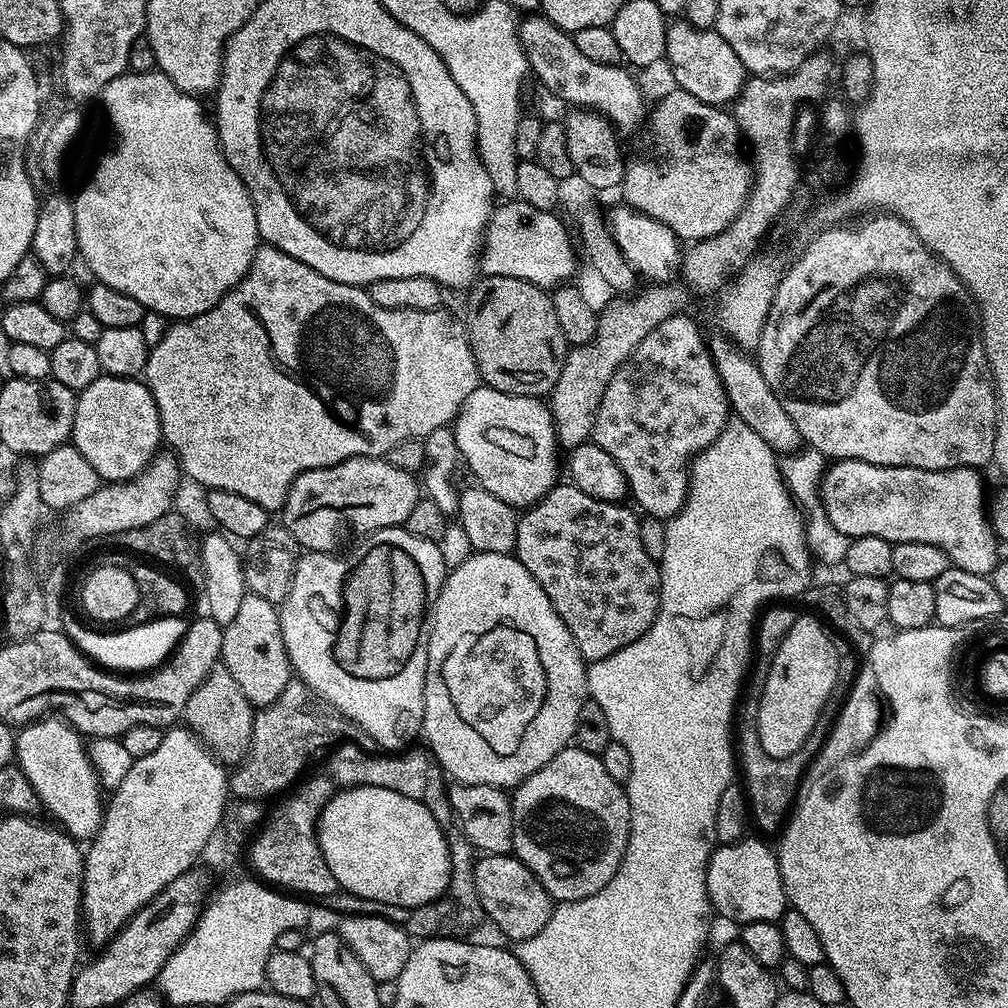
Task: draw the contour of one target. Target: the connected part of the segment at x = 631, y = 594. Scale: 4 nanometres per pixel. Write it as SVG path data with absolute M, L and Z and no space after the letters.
M560 482L518 519L518 534L516 535L514 555L516 559L522 562L522 566L526 566L526 570L530 570L534 582L538 582L538 586L542 586L542 590L546 590L546 598L550 598L554 610L558 610L562 622L566 622L578 650L584 656L585 661L588 662L605 660L610 654L622 650L622 646L630 646L630 642L642 638L642 634L646 634L646 630L650 630L650 626L660 609L660 565L650 558L650 554L646 554L646 550L642 550L641 517L631 507L628 509L626 505L627 503L624 502L606 502L598 498L590 498L590 494L582 494L582 490L578 490L576 484Z

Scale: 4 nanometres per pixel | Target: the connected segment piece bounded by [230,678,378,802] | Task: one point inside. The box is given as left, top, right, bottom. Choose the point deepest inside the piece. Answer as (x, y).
(287, 734)

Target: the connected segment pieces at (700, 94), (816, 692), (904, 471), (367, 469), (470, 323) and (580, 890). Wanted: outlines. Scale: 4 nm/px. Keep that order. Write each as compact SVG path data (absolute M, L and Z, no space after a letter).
M683 18L669 23L664 55L666 64L672 67L672 76L676 79L675 87L694 94L694 98L702 102L728 106L744 89L746 69L738 54L734 54L730 42L726 42L726 38L722 38L713 29L695 28Z
M797 615L793 619L790 630L786 630L786 634L774 654L772 665L768 668L768 677L758 702L754 721L756 733L760 739L762 750L766 750L766 754L770 754L770 758L775 760L785 760L803 749L806 738L810 738L810 734L840 678L837 641L832 641L828 637L829 629L815 615L812 616Z
M837 460L825 467L824 475L818 481L818 491L820 505L826 510L828 520L834 522L834 530L849 538L873 536L888 540L893 545L902 542L930 542L941 548L955 567L970 570L970 574L991 577L1002 553L989 519L986 496L984 500L984 480L980 476L983 475L975 468L931 472L917 468L878 466L861 460Z
M355 456L353 460L343 460L333 468L315 468L304 472L292 484L282 509L282 524L288 528L300 544L301 549L310 552L335 553L339 544L347 542L351 536L363 537L382 530L403 525L404 519L414 510L414 506L422 499L422 488L417 477L406 470L398 470L398 466L390 466L386 458L375 456Z
M484 276L473 283L467 296L468 313L462 316L462 323L468 333L481 381L487 387L502 390L506 394L547 397L558 382L558 374L562 374L562 366L570 351L566 334L562 334L562 325L558 322L551 295L530 282L522 282L522 278Z
M575 746L563 748L561 752L554 754L554 758L550 758L550 762L546 762L546 766L534 770L534 774L530 774L530 778L526 778L523 782L517 784L511 793L510 799L512 802L512 817L514 818L512 852L536 875L538 882L542 882L542 886L547 890L553 901L563 902L590 898L594 894L598 894L598 890L602 890L602 886L606 886L606 882L610 882L610 878L614 878L614 874L626 854L626 846L628 845L630 802L628 801L625 785L614 782L614 778L610 778L610 774L603 768L597 753L587 752Z

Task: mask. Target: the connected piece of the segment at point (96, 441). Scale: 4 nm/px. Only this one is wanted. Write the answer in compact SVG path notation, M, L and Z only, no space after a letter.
M102 374L90 386L86 386L76 397L74 410L74 426L70 442L94 466L101 481L132 480L148 463L157 456L162 448L160 435L160 415L154 402L154 394L150 394L143 379L130 376L109 376Z

